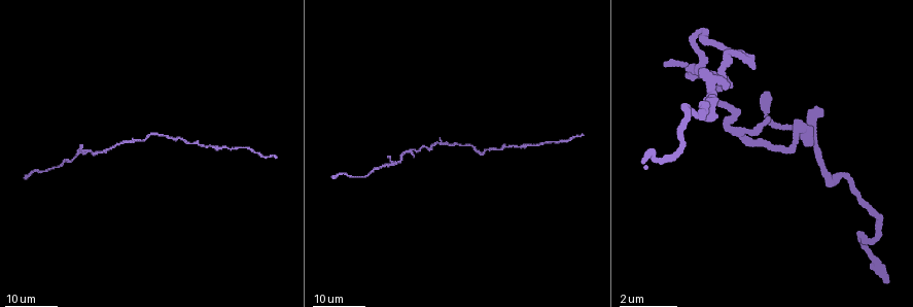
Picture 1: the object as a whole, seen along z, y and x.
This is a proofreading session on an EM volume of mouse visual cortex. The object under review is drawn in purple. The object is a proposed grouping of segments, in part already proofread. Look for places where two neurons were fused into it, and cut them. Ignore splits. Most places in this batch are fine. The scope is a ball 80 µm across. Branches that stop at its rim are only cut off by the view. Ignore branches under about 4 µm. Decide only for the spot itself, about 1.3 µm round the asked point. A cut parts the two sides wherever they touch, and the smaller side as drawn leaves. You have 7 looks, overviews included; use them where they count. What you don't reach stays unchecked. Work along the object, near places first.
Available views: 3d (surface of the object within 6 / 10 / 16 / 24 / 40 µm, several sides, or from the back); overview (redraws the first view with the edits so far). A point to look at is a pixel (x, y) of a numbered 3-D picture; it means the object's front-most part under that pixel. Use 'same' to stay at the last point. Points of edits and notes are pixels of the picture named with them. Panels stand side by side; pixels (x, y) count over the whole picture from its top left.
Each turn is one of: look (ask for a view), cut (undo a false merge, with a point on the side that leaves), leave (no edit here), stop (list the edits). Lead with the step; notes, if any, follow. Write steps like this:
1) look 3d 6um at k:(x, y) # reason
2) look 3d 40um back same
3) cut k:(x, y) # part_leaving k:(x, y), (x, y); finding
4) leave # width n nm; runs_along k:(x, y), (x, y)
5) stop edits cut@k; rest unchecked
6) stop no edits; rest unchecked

look 3d 16um at 1:(209, 147) # thick turns thin

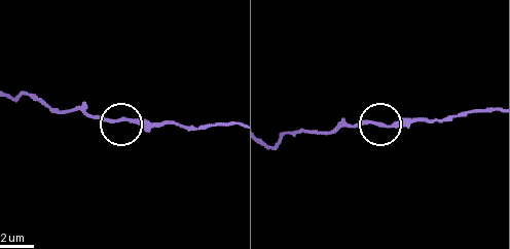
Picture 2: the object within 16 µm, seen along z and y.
look 3d 10um at 2:(121, 120) # closer look

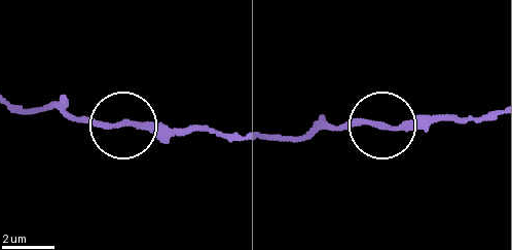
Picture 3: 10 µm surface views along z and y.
leave # continuous, no second neuron

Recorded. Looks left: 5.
look 3d 24um at 1:(387, 166) # three-way junction

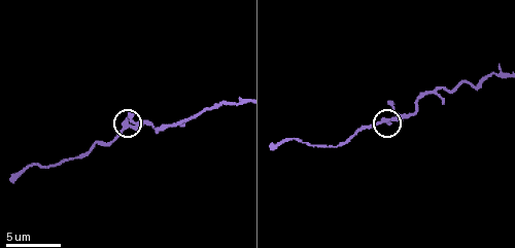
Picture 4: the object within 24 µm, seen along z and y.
look 3d 10um at 4:(125, 127)

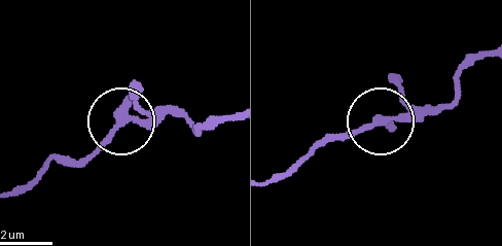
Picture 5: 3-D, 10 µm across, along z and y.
leave # runs_along 5:(488, 51), (467, 70), (459, 96), (447, 105), (336, 136); all the same neuron

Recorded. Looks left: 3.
look 3d 10um at 4:(492, 74) # a narrow waist

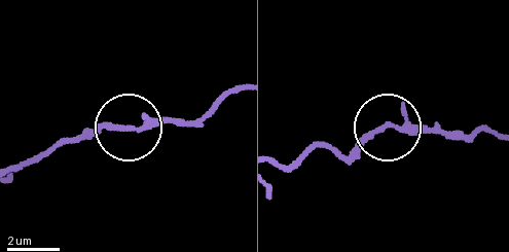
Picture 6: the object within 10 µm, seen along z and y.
leave # runs_along 6:(200, 117), (182, 123), (109, 123), (78, 137); continuous, no second neuron

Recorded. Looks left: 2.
stop no edits; rest unchecked

